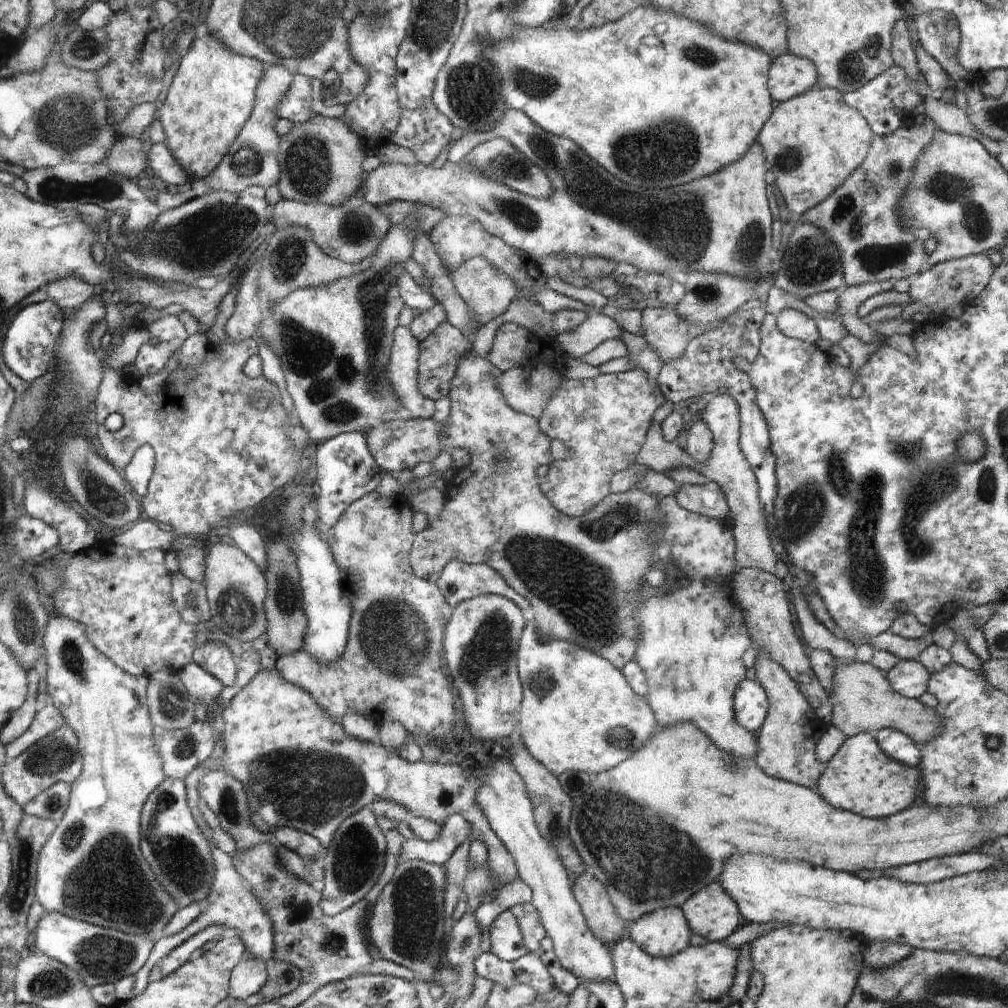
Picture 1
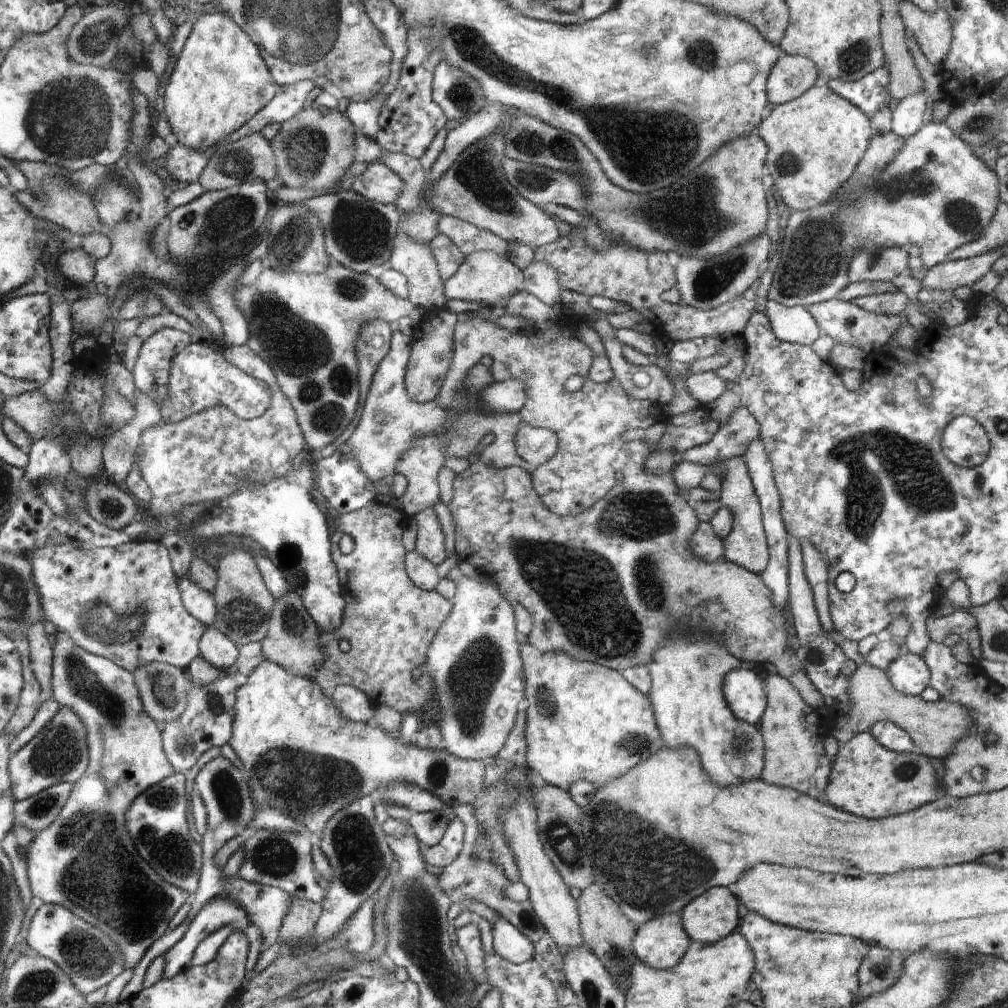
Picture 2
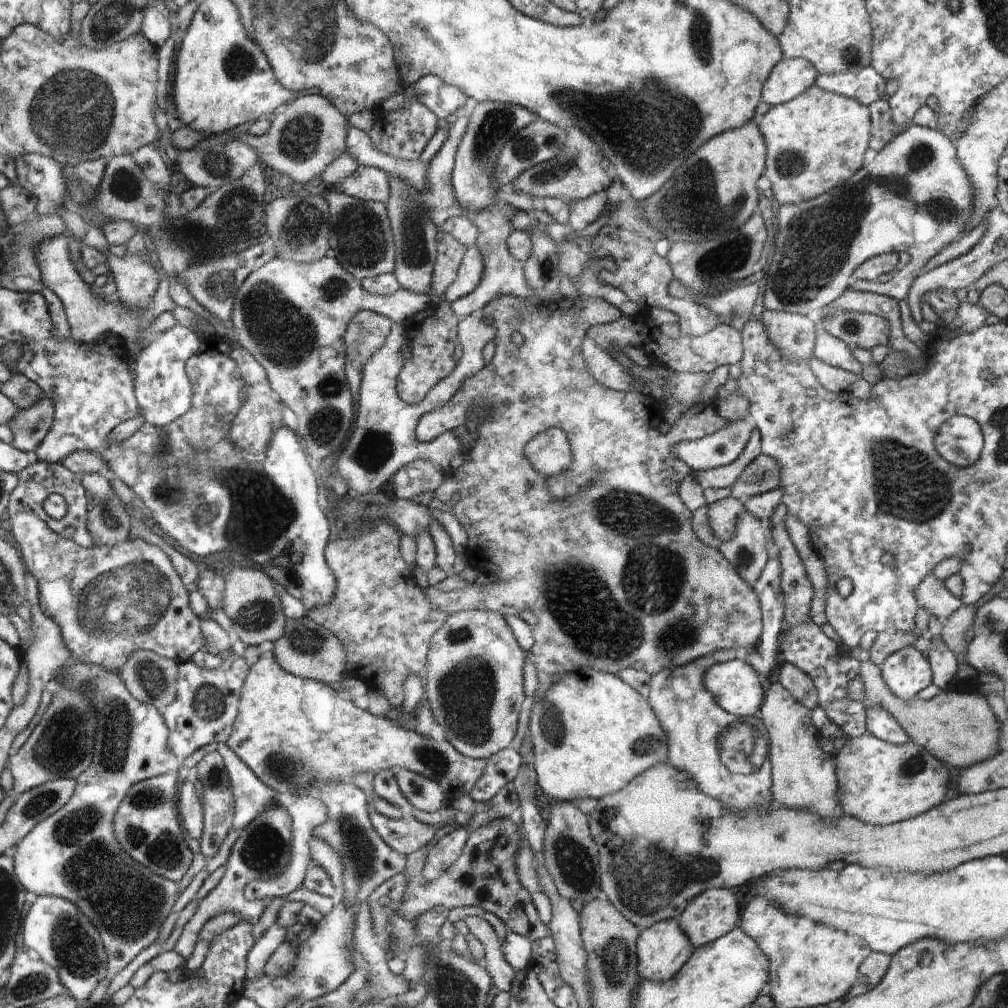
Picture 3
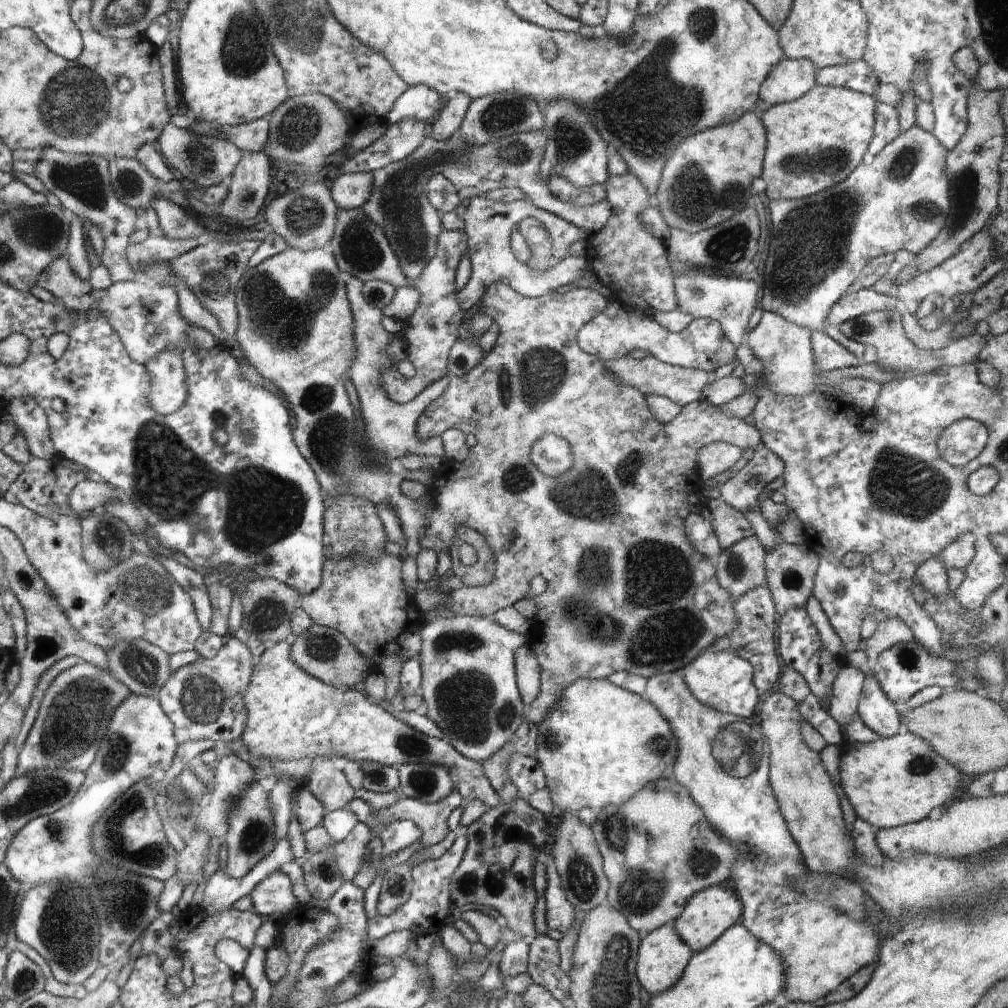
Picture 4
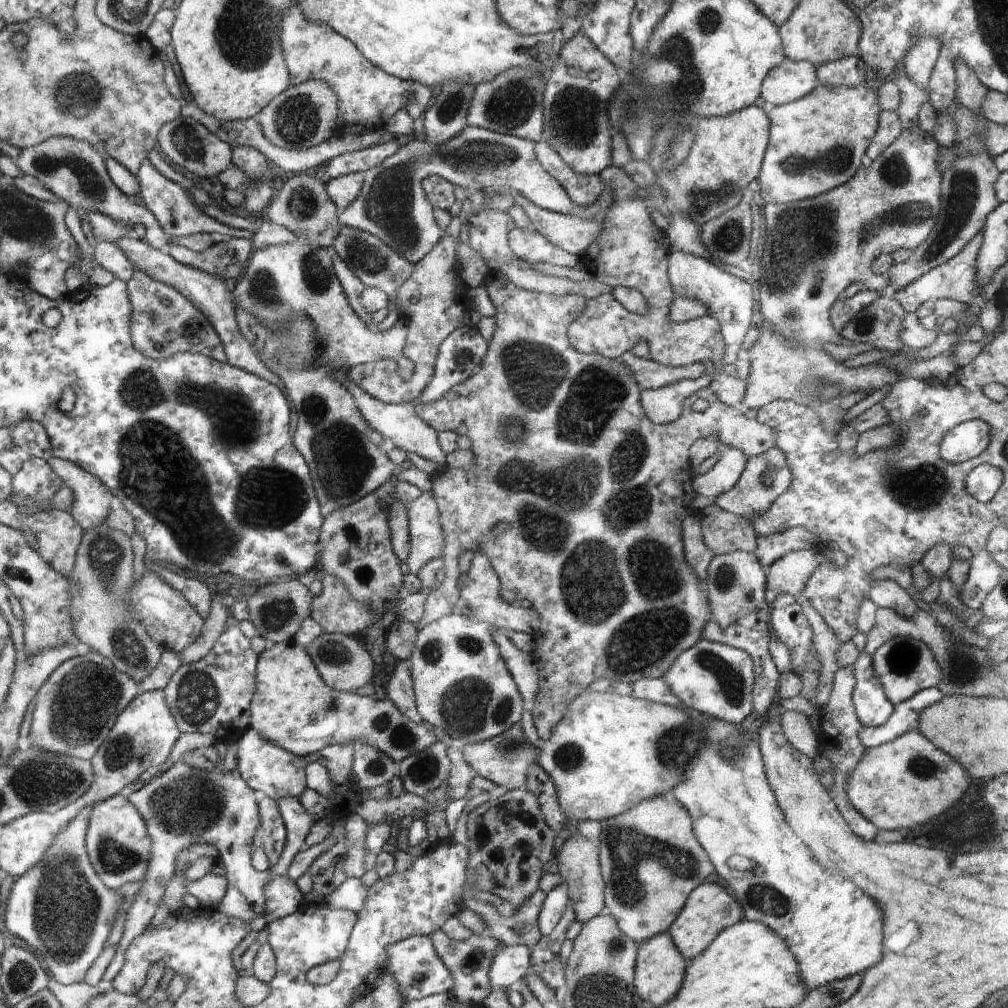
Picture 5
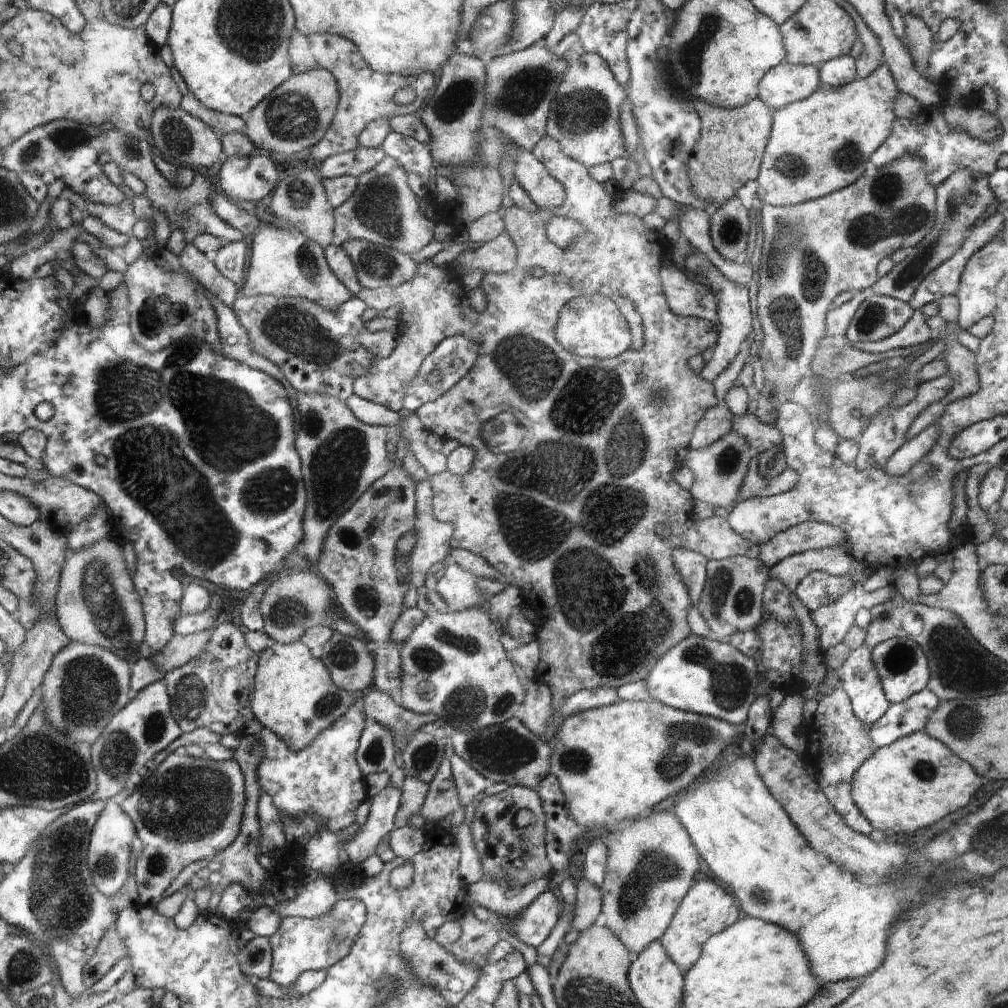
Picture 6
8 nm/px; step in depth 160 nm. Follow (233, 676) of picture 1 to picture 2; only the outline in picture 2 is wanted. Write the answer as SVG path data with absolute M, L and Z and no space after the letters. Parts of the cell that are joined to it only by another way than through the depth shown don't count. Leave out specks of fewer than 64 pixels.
M206 627L199 641L199 656L222 673L237 662L239 648L216 627Z

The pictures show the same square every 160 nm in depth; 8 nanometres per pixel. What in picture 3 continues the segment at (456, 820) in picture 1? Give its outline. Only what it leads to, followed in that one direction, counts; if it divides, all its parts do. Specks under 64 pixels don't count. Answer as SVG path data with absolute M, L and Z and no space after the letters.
M456 827L454 831L430 844L421 877L427 881L435 881L440 878L441 874L460 858L468 836L469 830L464 827L461 829Z

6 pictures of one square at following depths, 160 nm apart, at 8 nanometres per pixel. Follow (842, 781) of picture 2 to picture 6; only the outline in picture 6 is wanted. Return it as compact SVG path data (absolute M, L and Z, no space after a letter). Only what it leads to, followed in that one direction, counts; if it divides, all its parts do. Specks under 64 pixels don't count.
M922 730L896 739L888 746L877 748L854 773L850 792L856 806L863 812L874 829L889 834L912 834L920 828L942 820L946 814L966 806L972 795L985 782L985 778L976 774L970 763L952 754L952 751L943 742L932 738Z

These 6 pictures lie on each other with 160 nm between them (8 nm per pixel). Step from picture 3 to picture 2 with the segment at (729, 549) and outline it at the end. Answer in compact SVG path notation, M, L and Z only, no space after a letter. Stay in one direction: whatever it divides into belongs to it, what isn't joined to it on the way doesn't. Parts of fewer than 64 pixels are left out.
M728 458L722 462L714 462L710 466L692 464L680 459L674 468L674 481L681 488L682 496L689 506L696 508L700 502L720 499L720 504L728 508L733 514L733 524L730 534L723 540L725 544L725 557L738 566L745 567L754 574L765 573L768 563L768 548L766 536L762 530L763 518L760 518L758 498L752 488L752 476L749 475L748 464L743 458Z

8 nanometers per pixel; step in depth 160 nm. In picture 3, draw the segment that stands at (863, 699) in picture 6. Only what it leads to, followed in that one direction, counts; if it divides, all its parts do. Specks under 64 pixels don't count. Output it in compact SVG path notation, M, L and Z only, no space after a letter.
M865 707L865 717L867 732L876 738L895 745L903 745L910 740L907 732L882 707Z

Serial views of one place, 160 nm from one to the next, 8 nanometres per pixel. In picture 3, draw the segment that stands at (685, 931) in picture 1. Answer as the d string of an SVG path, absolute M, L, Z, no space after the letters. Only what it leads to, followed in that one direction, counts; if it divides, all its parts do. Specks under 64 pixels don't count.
M675 919L657 922L642 931L638 938L638 970L644 981L658 982L672 978L693 956L694 946Z

